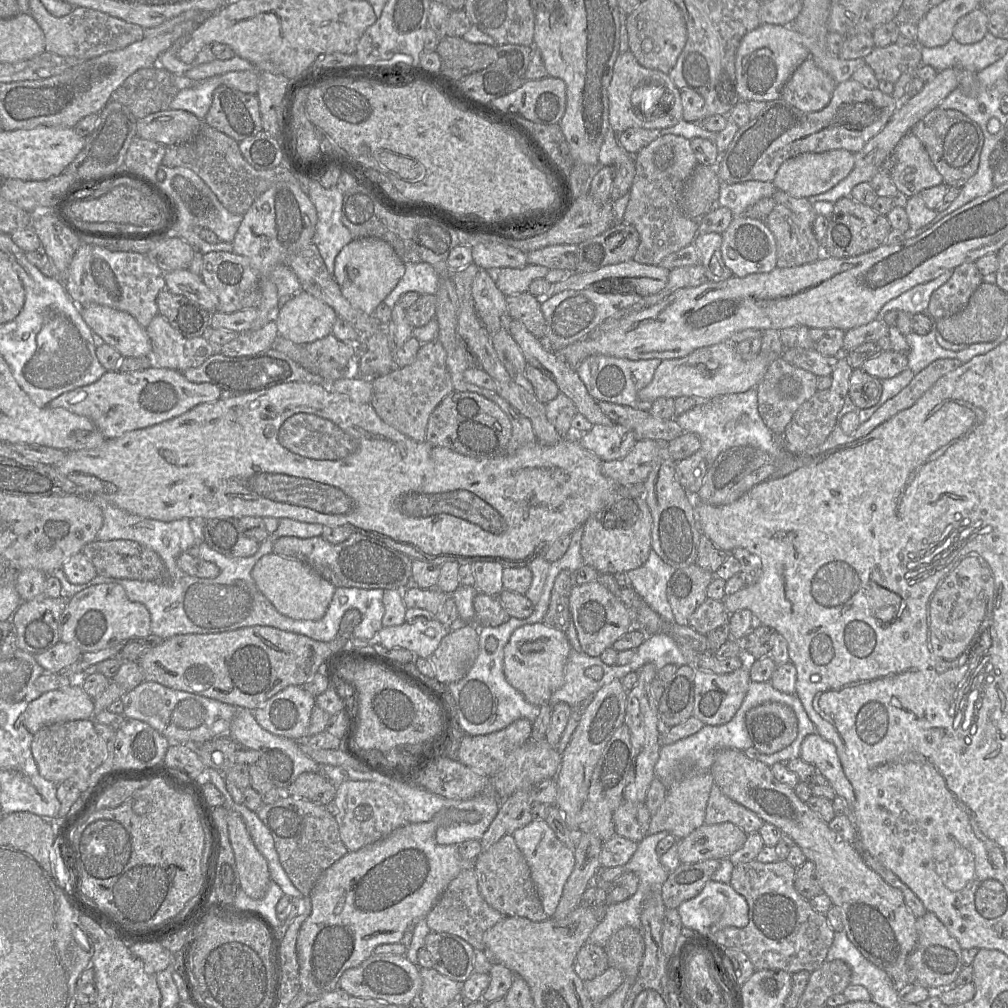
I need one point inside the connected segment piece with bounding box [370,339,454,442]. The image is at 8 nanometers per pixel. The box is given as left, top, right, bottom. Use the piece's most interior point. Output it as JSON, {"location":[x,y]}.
{"location":[404,398]}

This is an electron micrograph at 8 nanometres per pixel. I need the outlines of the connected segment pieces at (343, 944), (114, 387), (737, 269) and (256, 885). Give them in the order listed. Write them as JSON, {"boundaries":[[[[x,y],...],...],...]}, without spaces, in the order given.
{"boundaries":[[[[447,808],[440,810],[430,821],[422,823],[406,824],[385,838],[367,845],[358,851],[349,851],[345,856],[333,863],[319,877],[314,887],[310,892],[312,911],[309,917],[302,924],[298,933],[297,952],[299,960],[299,978],[301,989],[310,994],[322,994],[325,992],[334,991],[338,988],[339,980],[342,974],[351,968],[358,967],[367,958],[374,954],[374,949],[382,944],[394,944],[401,942],[406,929],[411,925],[415,925],[420,919],[426,918],[431,909],[438,902],[449,883],[458,876],[458,874],[466,868],[473,868],[474,863],[465,863],[461,860],[458,845],[440,845],[437,843],[435,834],[439,827],[449,826],[452,824],[468,823],[475,824],[480,821],[480,814],[476,811],[465,811],[455,808]]],[[[156,364],[141,371],[122,373],[118,370],[106,371],[97,381],[77,387],[54,398],[48,407],[65,408],[68,411],[90,419],[106,440],[123,435],[126,432],[146,428],[177,417],[198,404],[215,402],[220,398],[221,390],[211,383],[194,383],[185,378],[181,371],[161,368]]],[[[736,216],[721,234],[721,255],[724,264],[734,276],[770,272],[777,266],[777,247],[773,233],[762,219]]],[[[228,810],[228,831],[240,889],[252,899],[263,898],[271,880],[268,863],[256,848],[239,812]]]]}

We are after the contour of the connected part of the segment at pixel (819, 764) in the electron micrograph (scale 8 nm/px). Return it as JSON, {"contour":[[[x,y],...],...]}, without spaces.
{"contour":[[[818,733],[807,735],[801,743],[800,758],[815,766],[831,784],[837,796],[847,802],[847,813],[851,816],[855,794],[846,778],[836,747]]]}

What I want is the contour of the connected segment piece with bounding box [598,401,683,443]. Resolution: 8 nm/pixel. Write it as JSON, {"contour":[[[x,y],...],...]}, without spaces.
{"contour":[[[598,401],[598,405],[601,411],[614,423],[630,429],[637,441],[650,439],[668,443],[683,433],[675,418],[657,418],[646,410],[606,401]]]}

